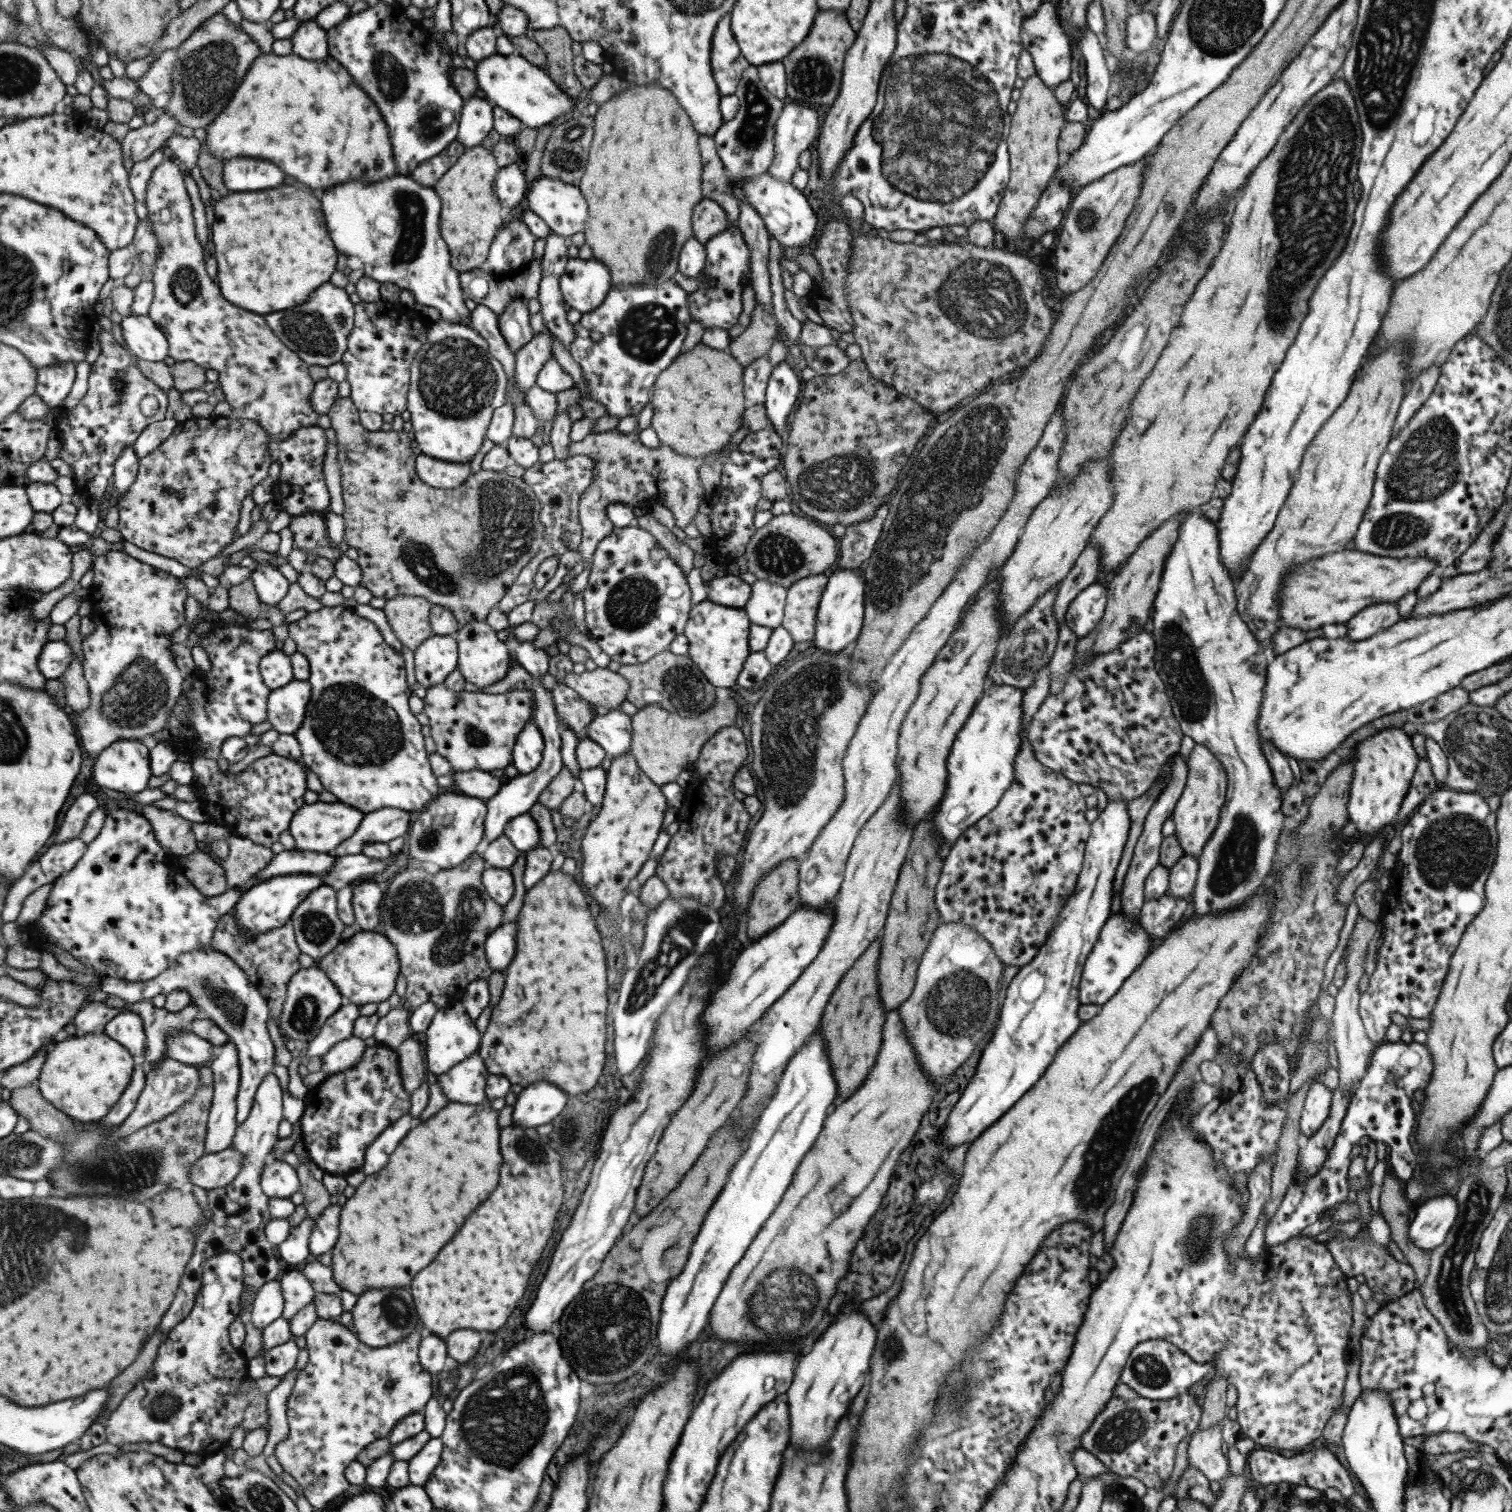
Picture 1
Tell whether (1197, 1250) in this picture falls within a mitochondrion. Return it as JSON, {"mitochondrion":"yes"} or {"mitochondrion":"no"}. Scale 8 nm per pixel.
{"mitochondrion":"yes"}

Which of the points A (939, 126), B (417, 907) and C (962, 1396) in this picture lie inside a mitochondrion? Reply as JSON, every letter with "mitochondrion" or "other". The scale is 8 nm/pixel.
{"A":"mitochondrion","B":"mitochondrion","C":"mitochondrion"}

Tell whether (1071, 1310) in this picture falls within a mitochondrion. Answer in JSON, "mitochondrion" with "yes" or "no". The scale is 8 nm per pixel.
{"mitochondrion":"no"}

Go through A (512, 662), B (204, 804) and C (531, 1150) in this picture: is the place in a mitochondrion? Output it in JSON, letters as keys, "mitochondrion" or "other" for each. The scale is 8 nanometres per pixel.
{"A":"other","B":"other","C":"mitochondrion"}

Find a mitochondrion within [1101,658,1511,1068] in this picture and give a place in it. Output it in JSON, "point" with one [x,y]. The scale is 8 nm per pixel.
{"point":[1456,849]}

